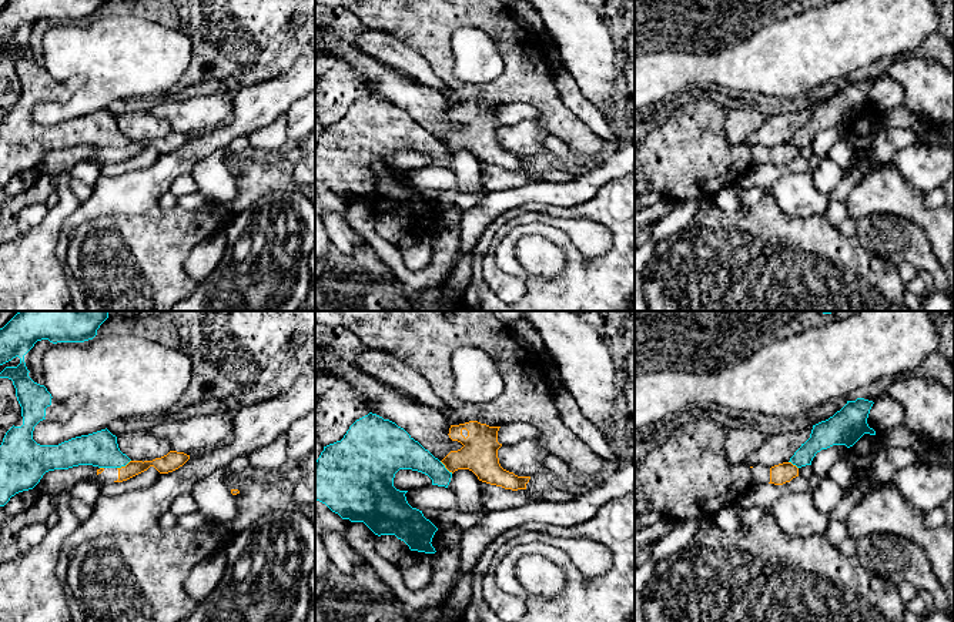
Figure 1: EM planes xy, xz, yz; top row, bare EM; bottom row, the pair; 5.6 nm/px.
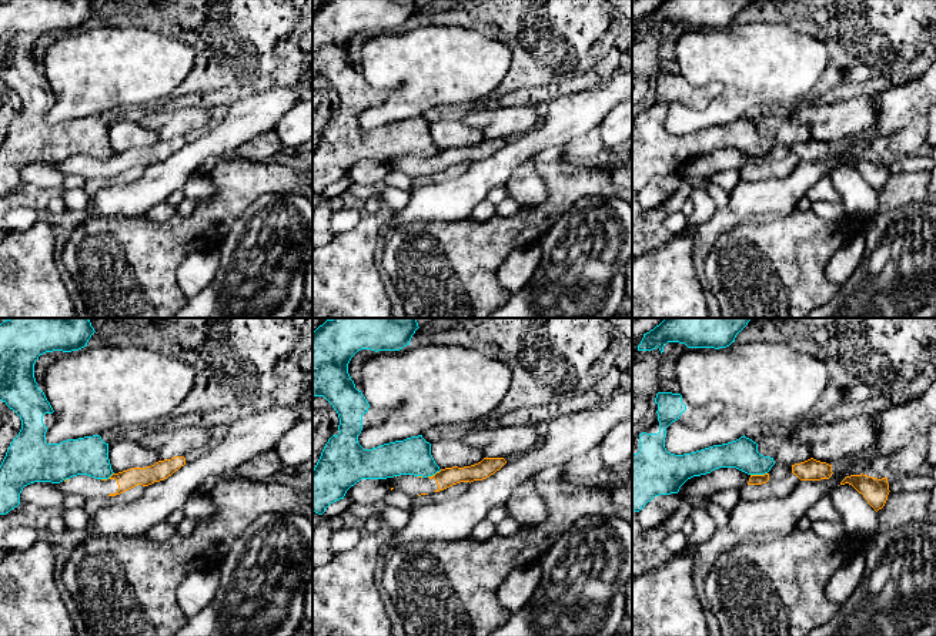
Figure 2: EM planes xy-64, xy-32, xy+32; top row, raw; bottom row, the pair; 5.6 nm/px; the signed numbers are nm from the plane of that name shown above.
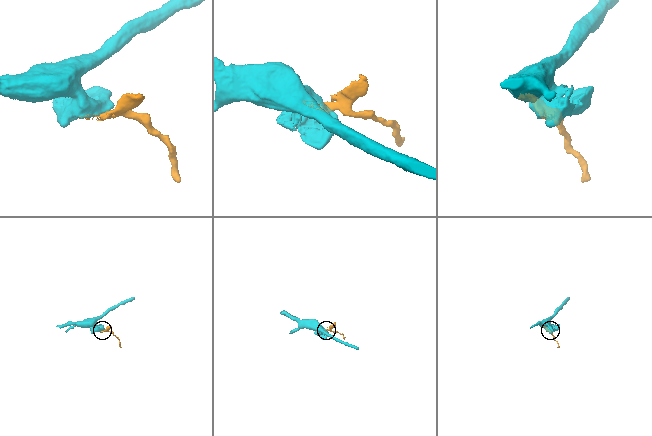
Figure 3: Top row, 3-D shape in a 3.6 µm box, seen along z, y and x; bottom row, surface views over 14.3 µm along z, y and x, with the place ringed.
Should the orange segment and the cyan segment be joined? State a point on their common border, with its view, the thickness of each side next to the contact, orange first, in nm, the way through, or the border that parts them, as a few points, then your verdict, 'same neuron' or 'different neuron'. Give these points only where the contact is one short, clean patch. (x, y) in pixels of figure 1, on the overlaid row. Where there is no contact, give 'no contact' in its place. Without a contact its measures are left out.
meets orange in xy at (123, 467); 100 nm thick on the orange side, 200 nm on the other; border along xy (130, 460), (117, 468); different neuron

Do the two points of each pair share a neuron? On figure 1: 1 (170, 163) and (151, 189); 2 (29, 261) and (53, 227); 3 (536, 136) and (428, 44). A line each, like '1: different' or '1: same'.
1: same
2: same
3: different

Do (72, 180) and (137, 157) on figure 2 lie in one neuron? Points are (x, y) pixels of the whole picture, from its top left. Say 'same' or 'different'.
different

